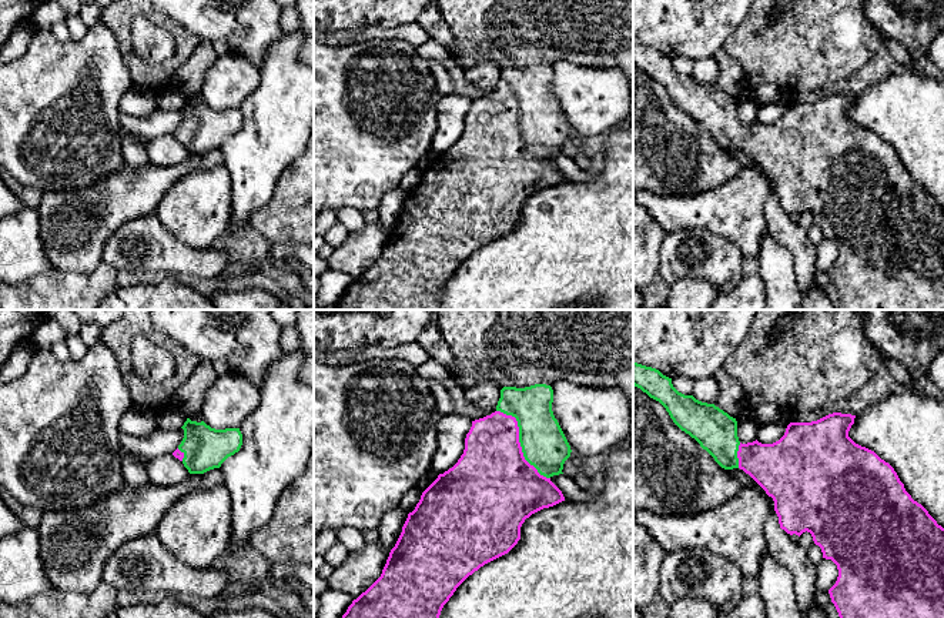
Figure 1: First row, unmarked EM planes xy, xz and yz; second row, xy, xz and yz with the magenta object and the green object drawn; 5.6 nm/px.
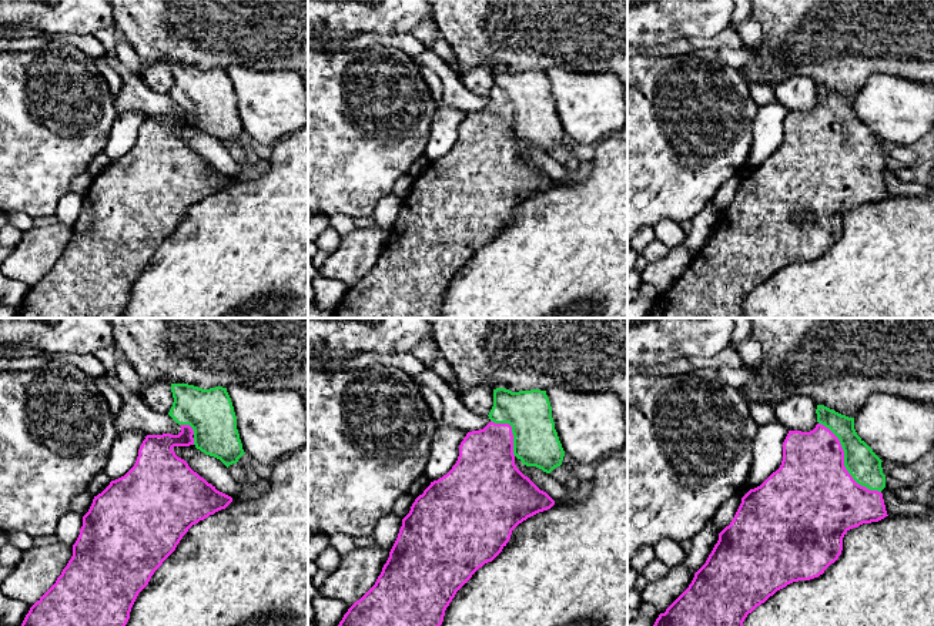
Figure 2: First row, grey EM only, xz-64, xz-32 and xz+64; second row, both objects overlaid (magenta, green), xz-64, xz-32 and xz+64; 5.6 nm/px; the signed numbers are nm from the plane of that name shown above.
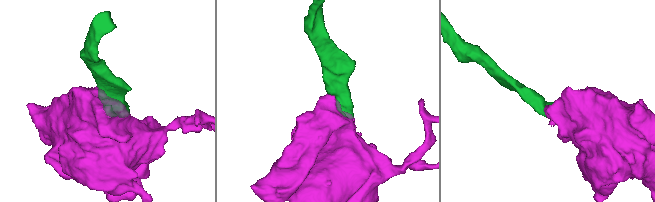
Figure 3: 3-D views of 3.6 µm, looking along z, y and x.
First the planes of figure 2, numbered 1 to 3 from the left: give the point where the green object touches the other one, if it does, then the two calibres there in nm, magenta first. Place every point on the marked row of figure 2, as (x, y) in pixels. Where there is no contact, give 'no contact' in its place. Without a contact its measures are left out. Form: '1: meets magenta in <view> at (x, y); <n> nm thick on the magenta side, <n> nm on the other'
1: meets magenta in xz-64 at (188, 425); 200 nm thick on the magenta side, 260 nm on the other
2: meets magenta in xz-32 at (511, 431); 320 nm thick on the magenta side, 260 nm on the other
3: meets magenta in xz+64 at (843, 462); 480 nm thick on the magenta side, 180 nm on the other

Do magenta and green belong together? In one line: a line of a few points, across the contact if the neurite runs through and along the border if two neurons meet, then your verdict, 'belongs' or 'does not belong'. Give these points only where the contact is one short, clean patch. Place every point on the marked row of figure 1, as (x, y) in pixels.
belongs

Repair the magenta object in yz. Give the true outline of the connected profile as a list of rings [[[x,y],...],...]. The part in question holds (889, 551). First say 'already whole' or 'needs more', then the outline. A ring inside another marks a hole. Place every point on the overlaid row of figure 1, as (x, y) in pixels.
needs more; [[[633,363],[633,385],[646,392],[650,398],[659,401],[669,412],[673,422],[692,438],[694,438],[703,450],[706,450],[714,461],[724,470],[740,468],[749,474],[774,501],[774,511],[779,517],[780,528],[787,534],[801,535],[810,532],[816,545],[821,548],[823,558],[831,559],[838,569],[836,584],[828,589],[831,602],[834,604],[840,618],[944,618],[944,528],[928,514],[928,511],[914,501],[905,491],[894,468],[881,460],[874,451],[856,444],[848,431],[854,424],[856,415],[833,412],[811,422],[790,422],[784,435],[773,444],[761,444],[757,440],[742,444],[737,437],[737,421],[727,412],[716,407],[696,400],[693,395],[679,392],[672,378],[663,375],[659,370]]]

